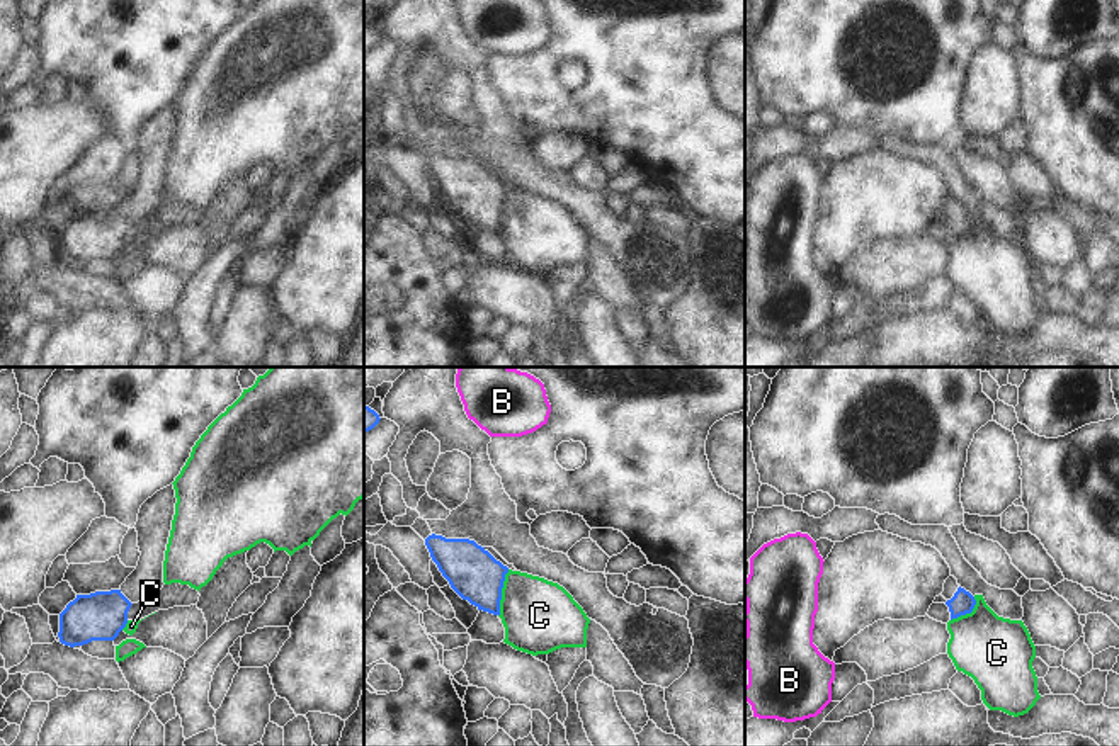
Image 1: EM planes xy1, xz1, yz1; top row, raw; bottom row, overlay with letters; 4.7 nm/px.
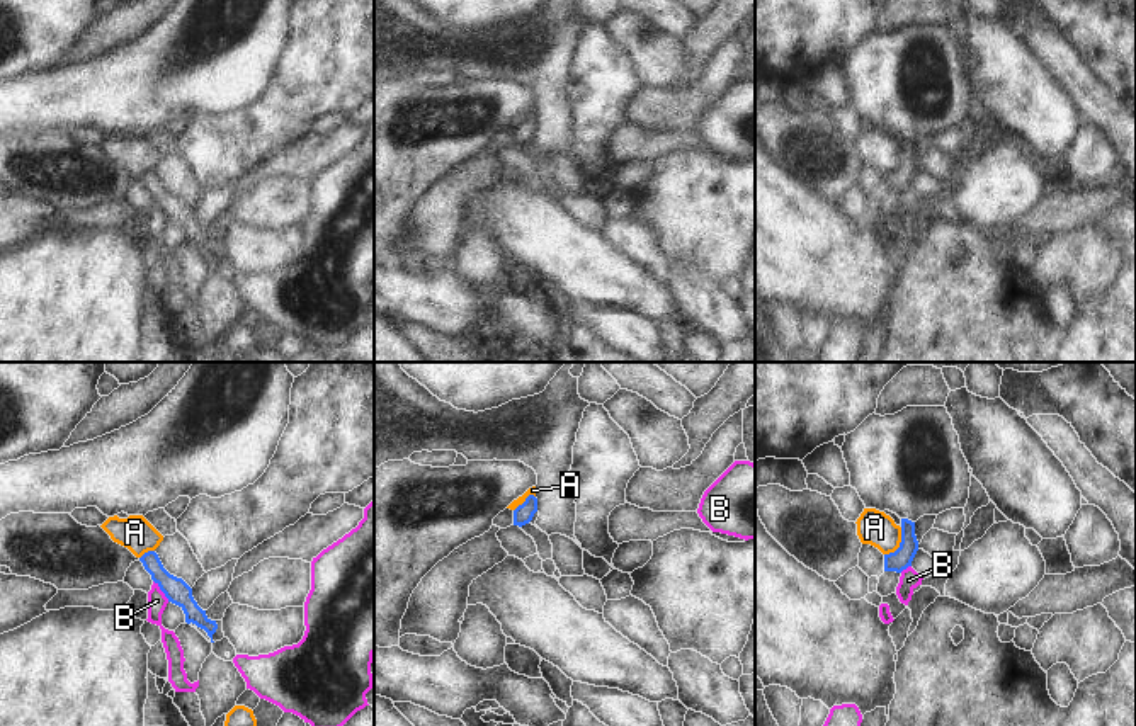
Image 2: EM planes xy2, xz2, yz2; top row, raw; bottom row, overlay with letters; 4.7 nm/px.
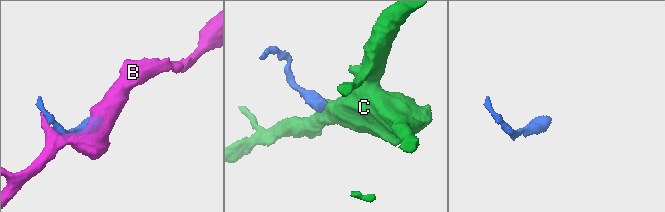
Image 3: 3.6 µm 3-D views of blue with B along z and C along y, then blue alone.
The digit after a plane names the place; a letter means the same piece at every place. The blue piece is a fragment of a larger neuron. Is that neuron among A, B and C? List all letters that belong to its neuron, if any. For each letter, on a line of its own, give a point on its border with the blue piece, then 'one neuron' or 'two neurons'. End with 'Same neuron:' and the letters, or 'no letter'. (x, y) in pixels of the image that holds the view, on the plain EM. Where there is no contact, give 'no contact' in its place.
A: contact yz2 (900, 164); two neurons
B: contact xy2 (160, 208); two neurons
C: contact xz1 (500, 213); two neurons
Same neuron: no letter

